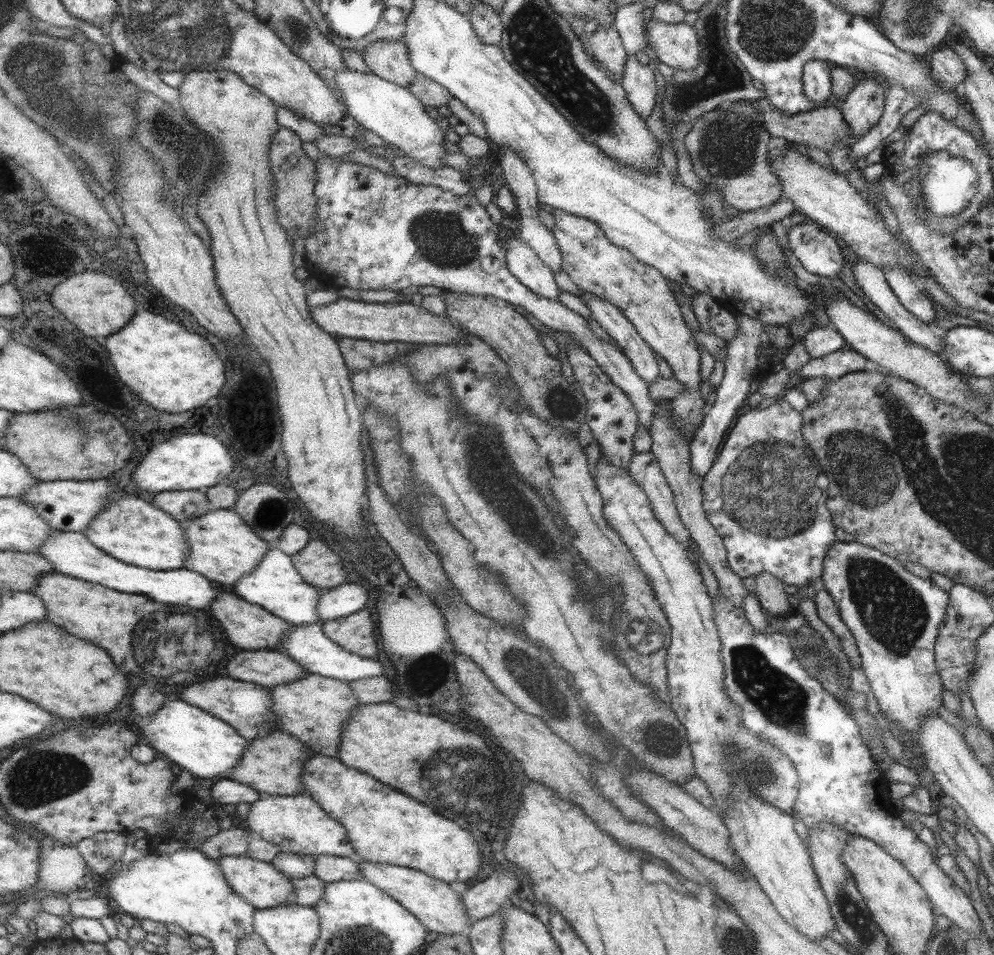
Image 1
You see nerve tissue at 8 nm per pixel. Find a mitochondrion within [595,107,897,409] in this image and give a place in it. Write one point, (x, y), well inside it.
(728, 147)

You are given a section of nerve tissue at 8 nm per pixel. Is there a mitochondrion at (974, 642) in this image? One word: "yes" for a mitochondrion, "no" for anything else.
no

